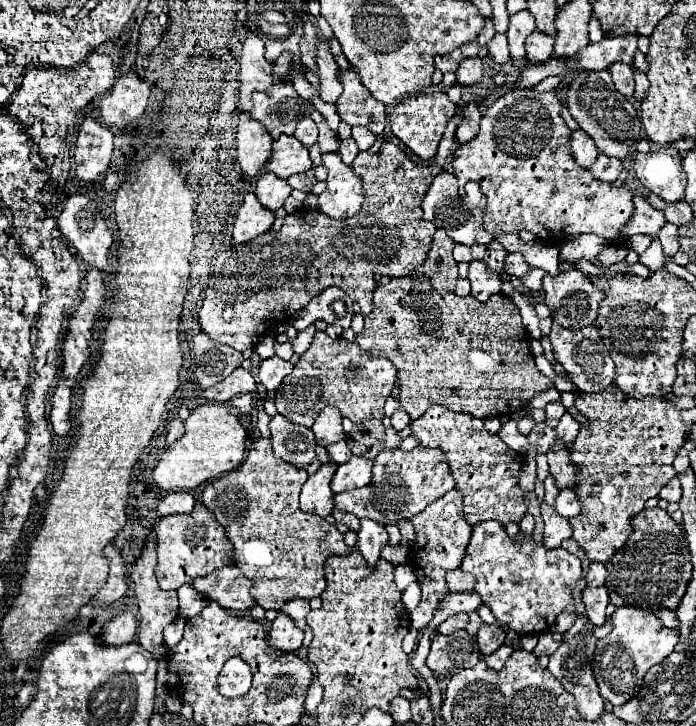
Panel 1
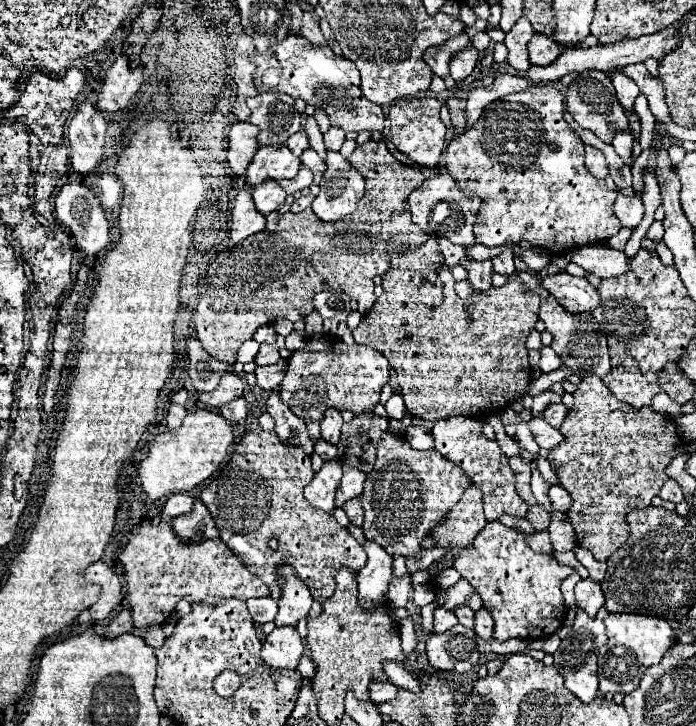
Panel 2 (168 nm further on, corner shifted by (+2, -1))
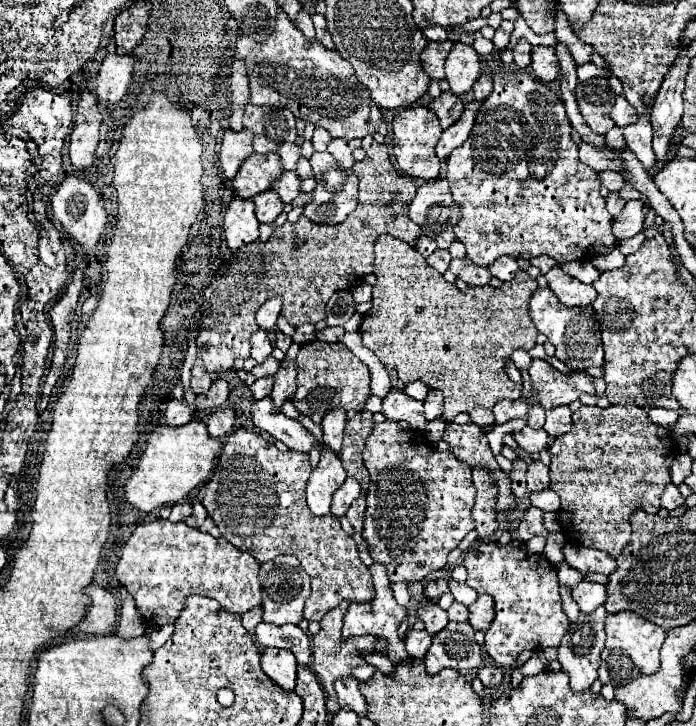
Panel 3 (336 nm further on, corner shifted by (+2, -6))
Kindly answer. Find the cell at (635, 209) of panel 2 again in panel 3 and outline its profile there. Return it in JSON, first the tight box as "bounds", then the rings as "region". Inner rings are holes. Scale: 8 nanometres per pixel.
{"bounds":[607,192,625,216],"region":[[[613,192],[613,194],[607,198],[607,210],[609,210],[609,214],[611,214],[611,216],[619,216],[619,214],[623,212],[623,208],[625,208],[625,200]]]}

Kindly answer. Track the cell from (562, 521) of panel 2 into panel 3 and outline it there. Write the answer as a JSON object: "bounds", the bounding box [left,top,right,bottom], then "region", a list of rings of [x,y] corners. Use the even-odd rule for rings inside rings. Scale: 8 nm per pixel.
{"bounds":[527,460,551,494],"region":[[[539,460],[529,464],[527,468],[527,488],[531,494],[539,492],[539,490],[545,490],[549,488],[551,480],[549,480],[549,468],[545,464],[541,464]]]}

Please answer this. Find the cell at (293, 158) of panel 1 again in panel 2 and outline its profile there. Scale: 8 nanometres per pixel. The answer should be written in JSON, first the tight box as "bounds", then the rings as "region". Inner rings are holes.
{"bounds":[247,145,301,187],"region":[[[269,145],[259,147],[255,157],[247,167],[247,183],[251,187],[267,181],[267,179],[293,179],[297,175],[301,161],[289,151],[287,145]]]}

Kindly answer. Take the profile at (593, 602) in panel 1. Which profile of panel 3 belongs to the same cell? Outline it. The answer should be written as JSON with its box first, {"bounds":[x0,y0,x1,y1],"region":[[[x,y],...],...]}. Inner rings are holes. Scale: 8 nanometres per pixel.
{"bounds":[573,582,605,614],"region":[[[579,582],[573,588],[573,600],[579,604],[583,614],[591,614],[597,606],[605,604],[605,586],[597,582]]]}

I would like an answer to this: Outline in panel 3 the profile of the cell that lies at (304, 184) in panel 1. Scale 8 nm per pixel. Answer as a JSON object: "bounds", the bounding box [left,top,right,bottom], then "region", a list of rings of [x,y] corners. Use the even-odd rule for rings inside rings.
{"bounds":[273,172,301,204],"region":[[[283,172],[283,176],[273,184],[273,190],[285,204],[289,204],[295,196],[301,194],[301,178],[295,172]]]}

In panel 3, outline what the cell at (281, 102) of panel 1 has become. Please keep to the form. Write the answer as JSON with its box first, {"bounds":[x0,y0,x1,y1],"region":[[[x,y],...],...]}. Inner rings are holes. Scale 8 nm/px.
{"bounds":[243,104,297,154],"region":[[[247,104],[243,124],[245,128],[253,130],[255,134],[253,146],[255,146],[255,152],[261,152],[261,154],[277,152],[281,144],[297,140],[295,116],[287,108]]]}

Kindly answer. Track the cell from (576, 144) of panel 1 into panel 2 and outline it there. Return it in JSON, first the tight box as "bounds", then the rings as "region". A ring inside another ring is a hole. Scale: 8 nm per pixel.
{"bounds":[585,147,609,179],"region":[[[585,147],[585,165],[591,171],[593,177],[597,179],[607,179],[609,177],[609,167],[603,157],[603,153],[595,147]]]}

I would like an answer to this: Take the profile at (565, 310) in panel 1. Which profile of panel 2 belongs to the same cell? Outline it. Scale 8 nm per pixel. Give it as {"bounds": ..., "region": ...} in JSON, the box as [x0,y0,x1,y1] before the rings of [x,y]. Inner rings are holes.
{"bounds":[541,271,599,313],"region":[[[561,271],[547,275],[541,285],[571,313],[591,313],[599,305],[599,293],[585,277],[573,277]]]}

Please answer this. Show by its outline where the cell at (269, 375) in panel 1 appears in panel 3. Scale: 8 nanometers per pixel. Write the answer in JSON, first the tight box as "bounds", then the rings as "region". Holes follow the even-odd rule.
{"bounds":[251,376,275,400],"region":[[[263,376],[263,378],[255,380],[255,382],[251,384],[253,398],[255,398],[255,400],[261,400],[261,398],[269,396],[269,394],[271,394],[271,388],[273,388],[273,382],[275,382],[273,376]]]}

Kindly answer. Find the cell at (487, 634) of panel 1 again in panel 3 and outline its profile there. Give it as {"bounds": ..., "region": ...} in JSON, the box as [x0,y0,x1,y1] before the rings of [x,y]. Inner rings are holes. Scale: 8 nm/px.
{"bounds":[469,594,495,632],"region":[[[483,594],[477,598],[477,602],[473,602],[469,606],[469,622],[475,630],[481,630],[481,632],[487,632],[491,622],[493,622],[493,616],[495,616],[495,610],[493,610],[493,598]]]}

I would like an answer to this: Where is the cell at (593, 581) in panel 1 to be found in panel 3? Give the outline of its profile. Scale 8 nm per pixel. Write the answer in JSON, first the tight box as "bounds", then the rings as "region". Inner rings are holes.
{"bounds":[565,546,617,576],"region":[[[571,546],[565,548],[565,562],[571,564],[571,568],[587,574],[587,572],[599,572],[609,576],[611,572],[615,572],[617,564],[611,556],[607,556],[605,552],[593,550],[593,548],[585,548],[585,546]]]}

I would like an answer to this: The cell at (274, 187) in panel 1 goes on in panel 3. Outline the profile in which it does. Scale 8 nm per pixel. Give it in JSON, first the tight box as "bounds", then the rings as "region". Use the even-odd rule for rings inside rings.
{"bounds":[253,190,285,222],"region":[[[275,190],[257,194],[253,198],[253,204],[255,204],[255,214],[257,214],[259,222],[275,222],[275,218],[285,208],[285,204],[279,200],[279,196],[275,196]]]}

